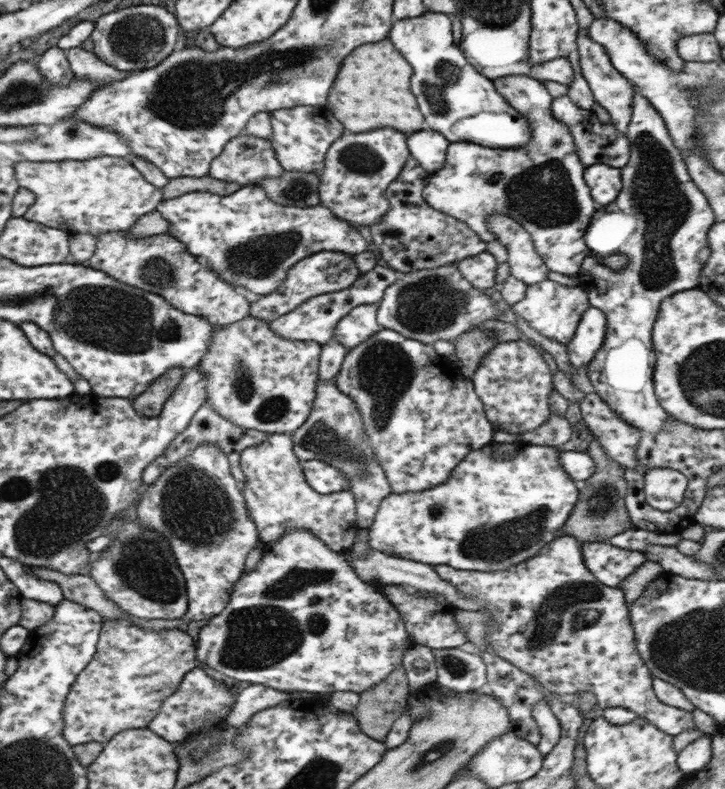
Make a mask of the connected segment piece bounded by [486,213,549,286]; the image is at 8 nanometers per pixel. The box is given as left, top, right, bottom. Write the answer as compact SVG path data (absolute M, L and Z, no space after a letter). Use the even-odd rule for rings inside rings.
M495 213L488 216L488 231L506 248L509 275L529 286L546 280L548 268L532 246L529 233L512 218Z

